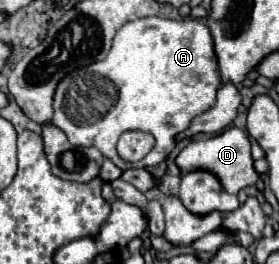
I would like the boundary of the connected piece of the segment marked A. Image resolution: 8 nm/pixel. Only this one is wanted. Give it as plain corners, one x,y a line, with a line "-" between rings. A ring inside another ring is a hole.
163,17
135,19
135,21
125,23
125,25
117,31
117,35
115,35
115,39
113,39
113,47
111,47
109,55
107,55
103,61
97,61
97,63
93,63
93,65
87,65
87,67
83,67
83,69
77,69
77,71
69,73
69,75
59,83
59,87
57,87
57,91
55,91
55,103
53,103
53,107
55,107
53,125
59,127
59,129
69,137
69,141
71,141
73,145
97,147
97,149
99,149
105,157
109,157
119,169
155,167
155,165
159,165
161,161
165,161
165,157
171,153
171,149
167,149
167,147
173,147
173,145
161,143
161,127
165,127
165,131
167,131
167,125
173,125
173,133
165,133
165,135
177,135
175,129
179,129
179,133
181,133
181,131
183,131
183,123
185,123
185,127
189,127
189,123
191,123
191,119
193,119
195,115
205,113
205,111
215,103
215,95
217,95
217,89
219,89
221,85
223,85
223,81
221,81
221,75
219,75
219,69
217,69
217,55
215,55
215,49
213,49
213,37
211,37
209,27
207,27
201,19
191,19
191,17
175,19
175,21
163,19
-
125,131
145,131
145,133
151,133
151,135
155,135
157,143
155,143
155,147
151,149
151,153
147,153
141,161
137,161
137,163
127,163
127,161
123,161
123,159
117,155
117,139
119,139
119,135
125,133

